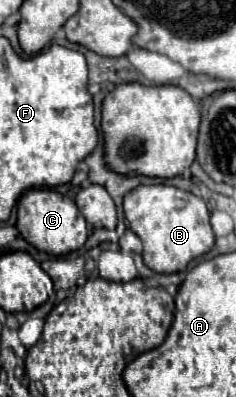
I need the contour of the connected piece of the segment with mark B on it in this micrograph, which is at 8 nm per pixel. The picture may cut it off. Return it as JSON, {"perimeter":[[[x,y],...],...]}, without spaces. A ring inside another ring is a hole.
{"perimeter":[[[139,184],[125,194],[123,208],[131,230],[135,230],[143,242],[143,260],[153,272],[183,272],[193,258],[213,248],[215,234],[209,224],[207,204],[187,190],[179,190],[169,184]]]}

